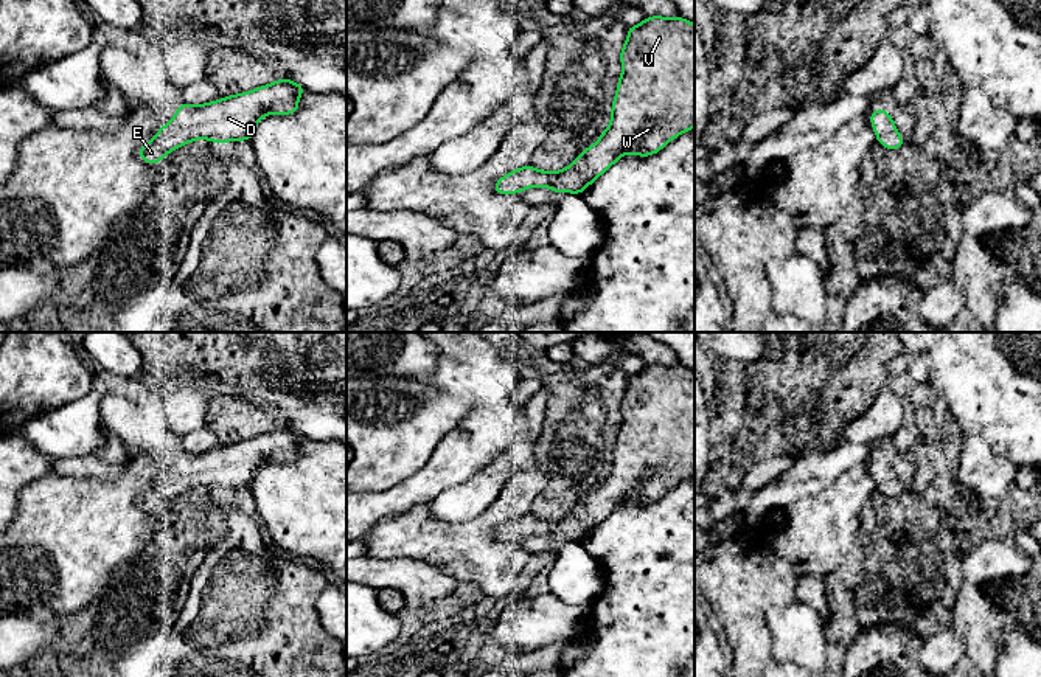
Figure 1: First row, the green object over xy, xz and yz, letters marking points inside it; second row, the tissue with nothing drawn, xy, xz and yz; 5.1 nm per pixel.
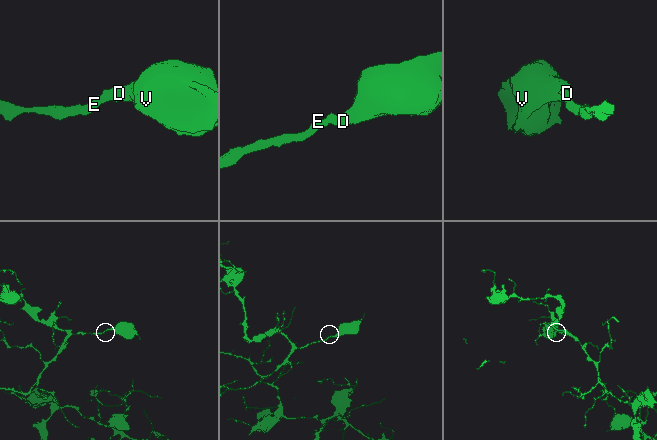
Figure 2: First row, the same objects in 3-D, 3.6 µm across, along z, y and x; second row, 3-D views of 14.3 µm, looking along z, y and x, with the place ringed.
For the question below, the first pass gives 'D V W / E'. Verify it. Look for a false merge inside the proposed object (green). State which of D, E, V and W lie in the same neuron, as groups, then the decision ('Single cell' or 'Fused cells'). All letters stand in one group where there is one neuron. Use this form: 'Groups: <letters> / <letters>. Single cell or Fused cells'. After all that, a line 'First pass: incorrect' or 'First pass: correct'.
Groups: D E V W. Single cell
First pass: incorrect

